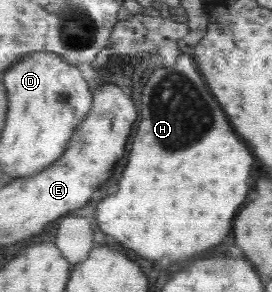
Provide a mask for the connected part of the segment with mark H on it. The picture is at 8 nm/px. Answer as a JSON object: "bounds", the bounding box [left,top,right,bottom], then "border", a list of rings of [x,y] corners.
{"bounds":[95,50,253,263],"border":[[[183,50],[175,65],[159,67],[151,73],[141,97],[141,123],[137,127],[128,163],[118,181],[118,190],[97,205],[95,221],[99,233],[109,237],[109,243],[123,247],[143,259],[169,257],[171,263],[193,259],[217,247],[231,231],[231,223],[239,207],[245,203],[253,157],[247,147],[227,125],[223,111],[213,99],[207,83],[195,71],[191,51]]]}

